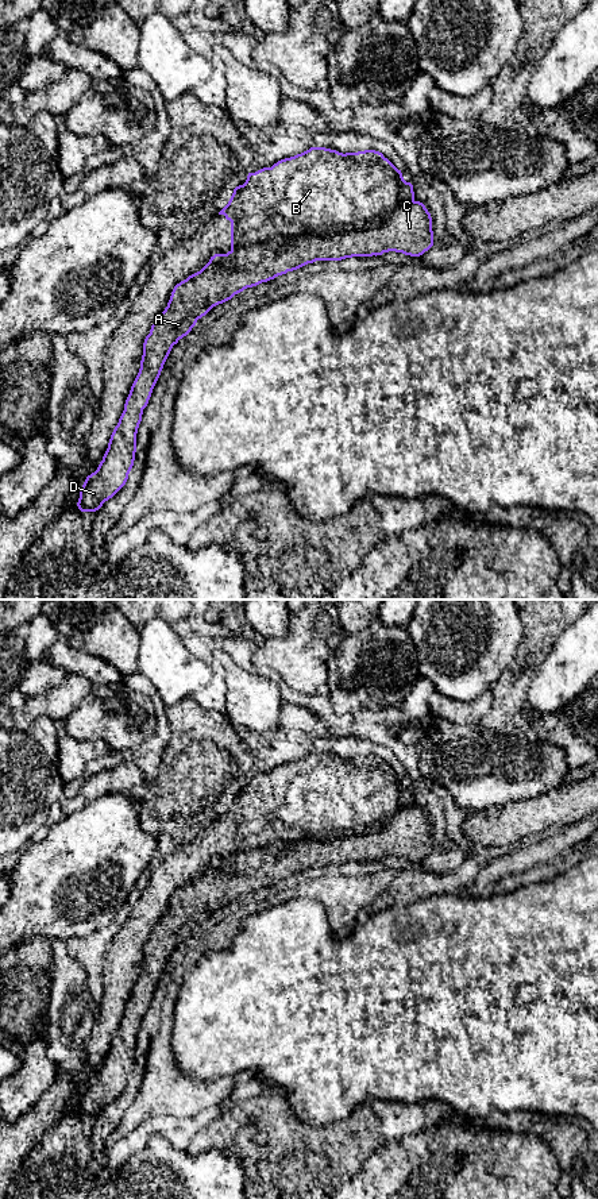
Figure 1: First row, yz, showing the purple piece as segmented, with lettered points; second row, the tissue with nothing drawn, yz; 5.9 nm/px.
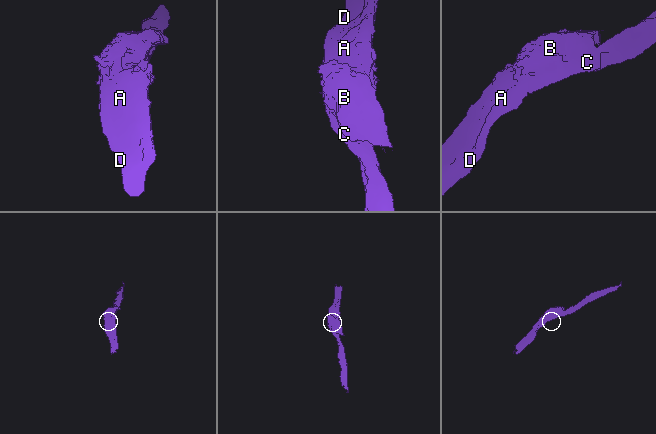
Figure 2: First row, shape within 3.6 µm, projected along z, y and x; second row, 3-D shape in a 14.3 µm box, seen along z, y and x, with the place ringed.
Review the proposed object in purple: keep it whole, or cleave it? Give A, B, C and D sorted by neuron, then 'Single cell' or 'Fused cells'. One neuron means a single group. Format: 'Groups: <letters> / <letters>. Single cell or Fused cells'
Groups: A C D / B. Fused cells

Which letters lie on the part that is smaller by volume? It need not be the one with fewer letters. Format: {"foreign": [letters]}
{"foreign": ["B"]}

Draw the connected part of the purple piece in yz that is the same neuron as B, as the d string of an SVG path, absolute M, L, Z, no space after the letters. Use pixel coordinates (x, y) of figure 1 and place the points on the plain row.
M325 752L309 755L248 778L243 790L234 794L228 809L219 817L231 826L231 855L256 848L271 847L274 843L290 841L343 841L347 837L366 836L369 830L385 829L402 810L414 807L413 790L406 787L382 757L364 755L339 757Z

